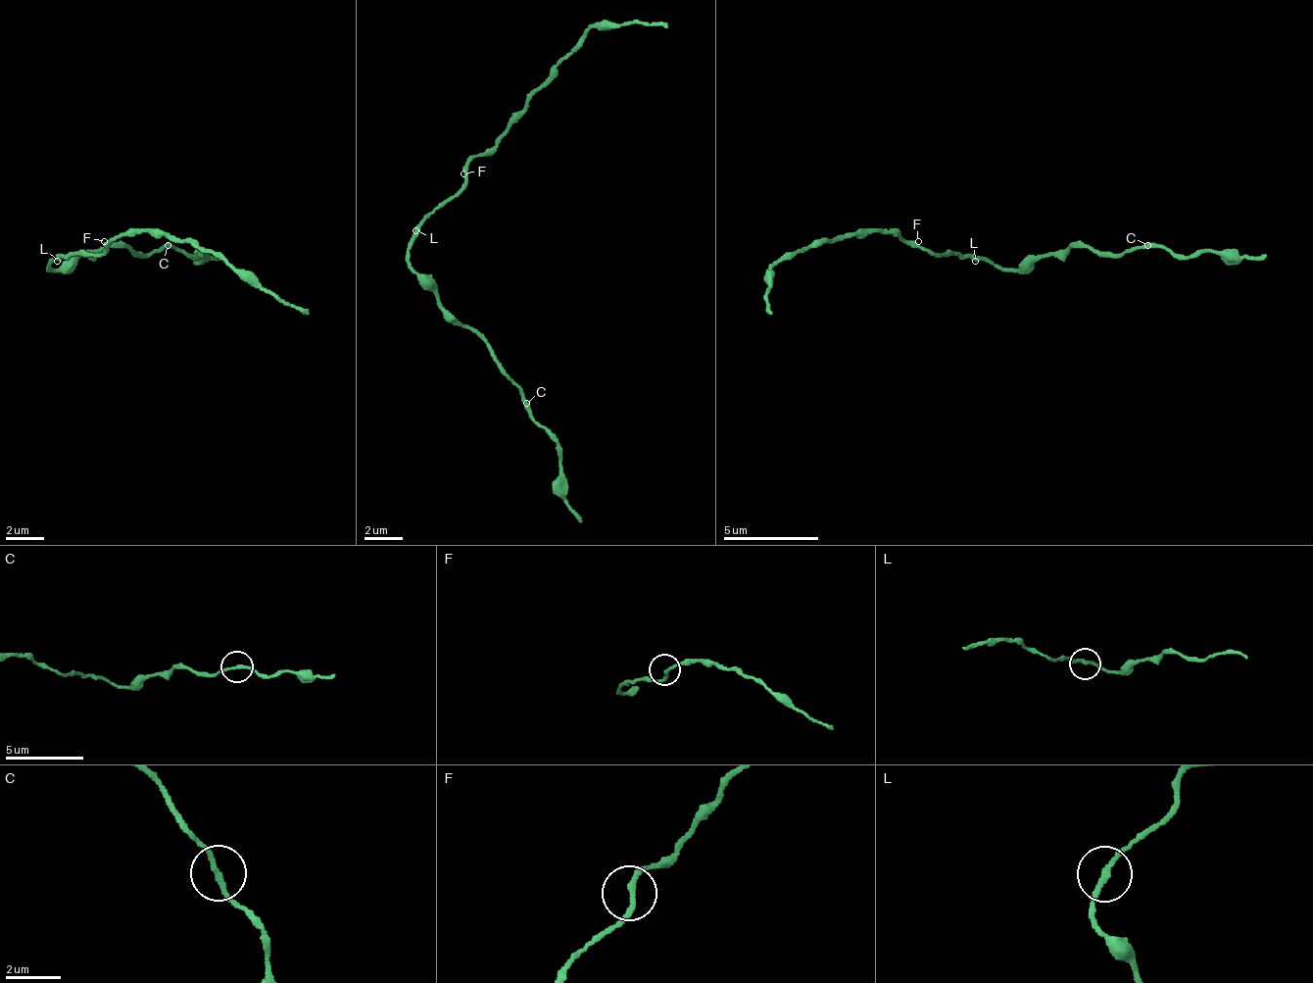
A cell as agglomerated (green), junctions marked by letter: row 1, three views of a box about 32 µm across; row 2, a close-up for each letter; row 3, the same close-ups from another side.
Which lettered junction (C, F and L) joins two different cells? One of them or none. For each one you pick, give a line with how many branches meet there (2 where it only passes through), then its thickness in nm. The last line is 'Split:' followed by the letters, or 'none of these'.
Split: none of these

